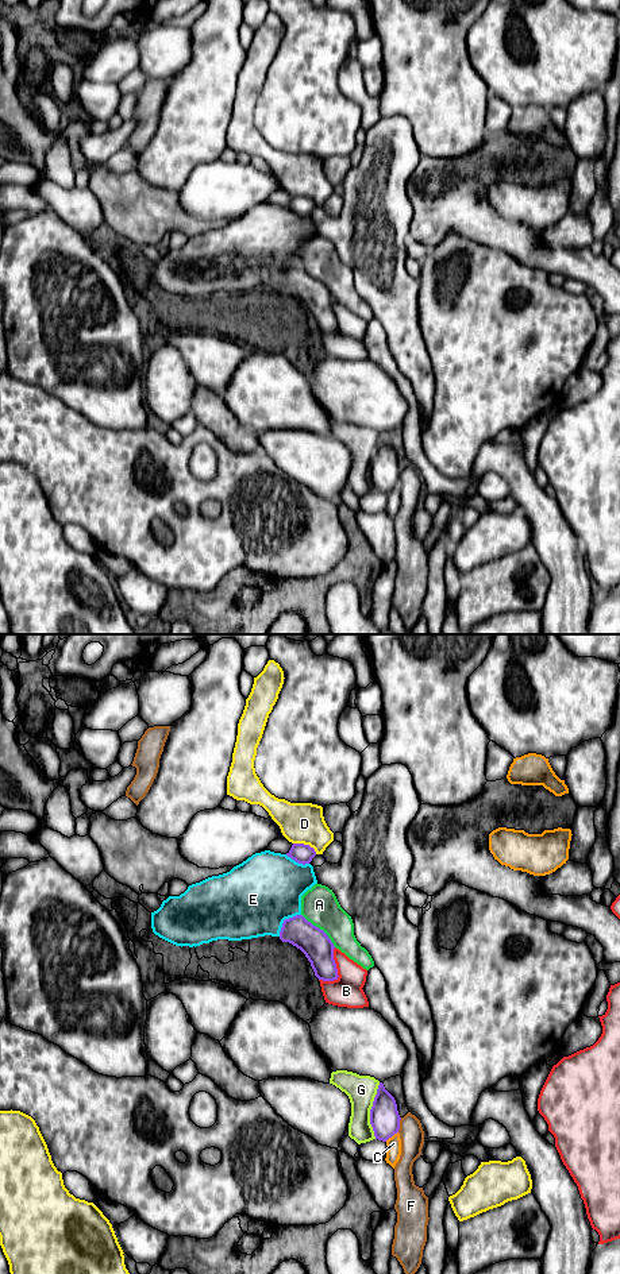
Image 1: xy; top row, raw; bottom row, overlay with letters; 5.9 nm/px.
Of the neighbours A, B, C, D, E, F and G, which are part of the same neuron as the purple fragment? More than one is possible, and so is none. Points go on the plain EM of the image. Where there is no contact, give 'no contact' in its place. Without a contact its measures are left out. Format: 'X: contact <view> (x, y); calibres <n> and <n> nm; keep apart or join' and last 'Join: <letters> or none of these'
A: contact xy (319, 281); calibres 180 and 220 nm; keep apart
B: contact xy (337, 324); calibres 180 and 180 nm; keep apart
C: contact xy (391, 489); calibres 180 and 90 nm; keep apart
D: contact xy (305, 197); calibres 120 and 240 nm; keep apart
E: contact xy (284, 273); calibres 180 and 440 nm; keep apart
F: contact xy (399, 477); calibres 180 and 140 nm; join
G: contact xy (370, 463); calibres 180 and 180 nm; keep apart
Join: F

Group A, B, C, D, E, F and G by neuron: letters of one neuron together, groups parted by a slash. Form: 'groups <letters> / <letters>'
groups A / B / C / D / E / F / G

